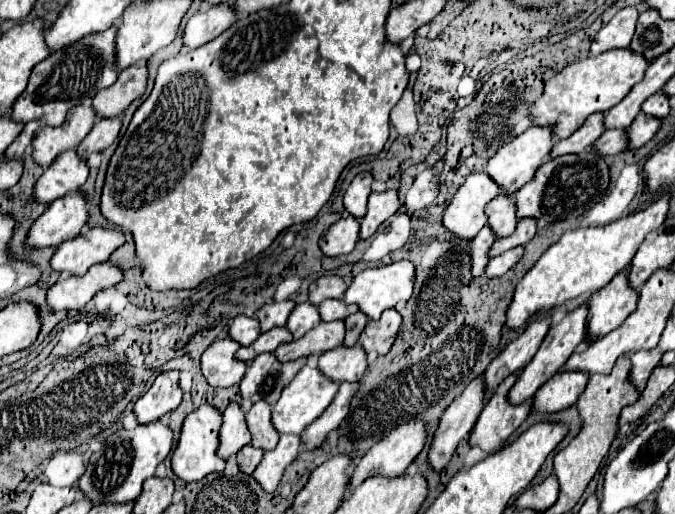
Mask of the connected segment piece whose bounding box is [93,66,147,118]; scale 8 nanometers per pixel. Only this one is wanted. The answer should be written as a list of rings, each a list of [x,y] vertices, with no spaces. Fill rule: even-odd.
[[[129,66],[119,72],[117,82],[109,88],[101,90],[93,98],[93,110],[99,118],[119,116],[135,98],[145,92],[147,86],[147,68],[145,66]]]

